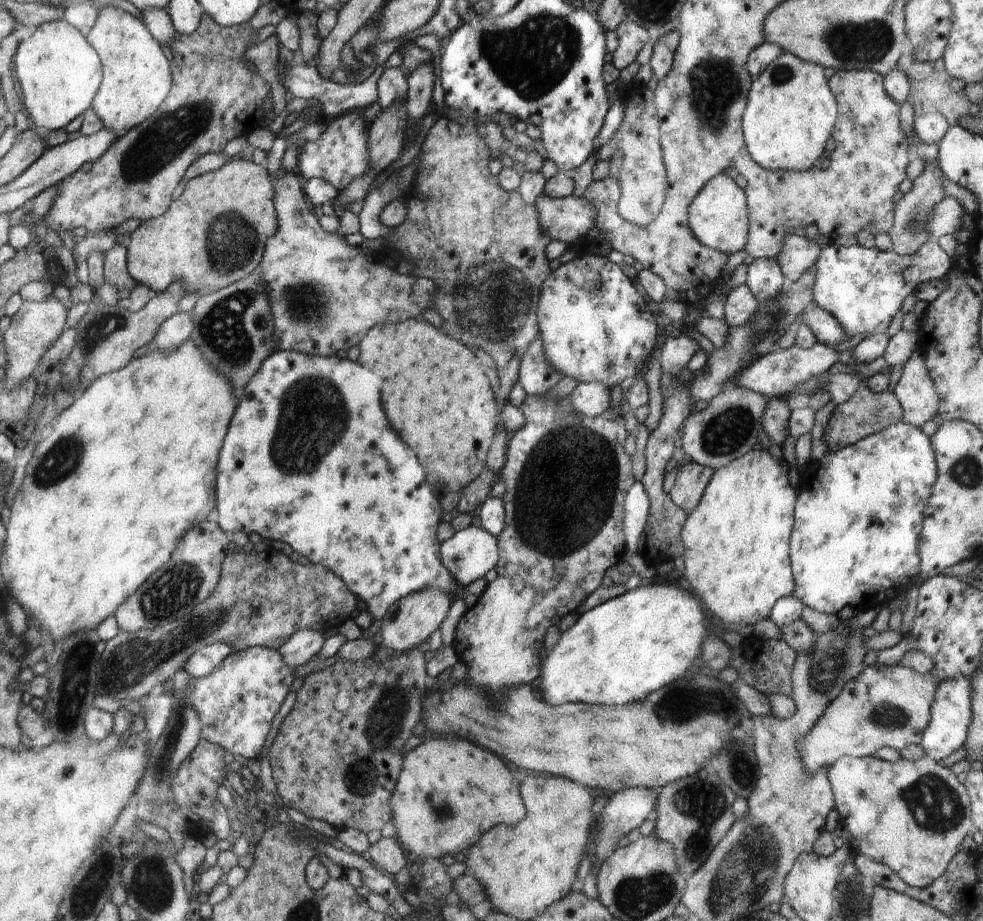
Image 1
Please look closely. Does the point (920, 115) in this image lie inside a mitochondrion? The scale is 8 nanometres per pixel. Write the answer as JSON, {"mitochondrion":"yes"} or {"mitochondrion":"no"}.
{"mitochondrion":"no"}

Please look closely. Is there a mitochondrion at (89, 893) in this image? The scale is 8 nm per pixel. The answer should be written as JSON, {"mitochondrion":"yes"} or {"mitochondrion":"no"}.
{"mitochondrion":"yes"}

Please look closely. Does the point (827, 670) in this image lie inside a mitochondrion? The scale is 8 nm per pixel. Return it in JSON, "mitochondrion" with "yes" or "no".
{"mitochondrion":"yes"}

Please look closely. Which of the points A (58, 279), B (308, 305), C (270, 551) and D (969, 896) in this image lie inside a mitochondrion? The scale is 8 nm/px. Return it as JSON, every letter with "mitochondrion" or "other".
{"A":"other","B":"mitochondrion","C":"other","D":"other"}

